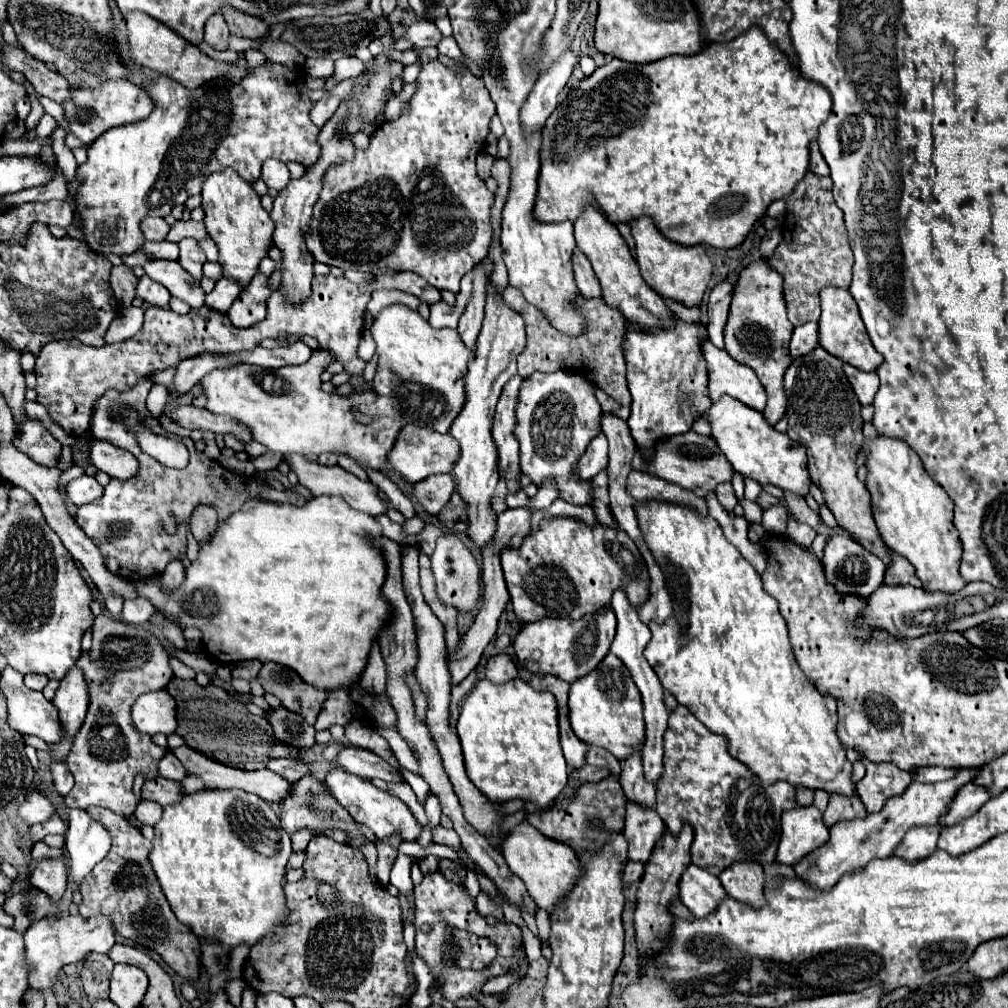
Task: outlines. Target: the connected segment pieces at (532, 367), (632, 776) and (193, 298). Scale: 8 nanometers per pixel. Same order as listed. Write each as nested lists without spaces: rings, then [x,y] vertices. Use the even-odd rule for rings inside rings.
[[[516,287],[504,289],[504,301],[518,311],[524,317],[526,323],[526,349],[518,355],[518,373],[522,377],[528,377],[532,371],[568,371],[576,373],[590,383],[594,383],[598,389],[602,389],[606,395],[610,395],[620,405],[630,405],[630,391],[626,385],[626,365],[624,365],[624,353],[622,353],[622,339],[626,333],[626,317],[620,313],[620,309],[612,309],[604,303],[604,299],[588,299],[582,293],[576,295],[574,307],[580,311],[580,315],[586,319],[586,329],[580,337],[566,337],[564,333],[556,331],[546,319],[546,315],[540,309],[534,309],[524,295]]]
[[[634,751],[628,759],[620,761],[622,773],[620,773],[620,785],[628,797],[628,801],[654,807],[656,805],[656,785],[648,783],[644,779],[642,771],[642,753]]]
[[[150,259],[142,265],[144,273],[156,281],[162,283],[170,295],[186,301],[190,307],[202,307],[204,305],[204,291],[202,287],[192,279],[188,271],[182,269],[178,261],[168,259]]]

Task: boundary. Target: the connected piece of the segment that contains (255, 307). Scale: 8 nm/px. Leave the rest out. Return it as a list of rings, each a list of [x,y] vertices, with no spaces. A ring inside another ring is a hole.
[[[258,273],[250,285],[238,295],[234,305],[228,309],[228,317],[234,327],[252,327],[266,317],[266,299],[270,297],[268,277]]]

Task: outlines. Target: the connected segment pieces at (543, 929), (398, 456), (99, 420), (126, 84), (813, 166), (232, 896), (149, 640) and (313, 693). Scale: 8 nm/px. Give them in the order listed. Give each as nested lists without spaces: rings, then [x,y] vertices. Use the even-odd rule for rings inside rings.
[[[540,908],[536,913],[536,923],[539,930],[540,938],[542,940],[542,944],[548,944],[548,937],[550,933],[549,914],[545,910]]]
[[[404,425],[400,429],[400,435],[398,435],[392,451],[388,453],[388,463],[406,483],[414,485],[430,475],[436,475],[436,473],[450,473],[458,455],[460,455],[460,445],[456,443],[456,439],[452,439],[450,433],[442,435],[428,427]]]
[[[142,377],[136,381],[136,385],[128,391],[116,391],[108,389],[94,405],[92,415],[92,431],[96,439],[110,441],[112,445],[130,451],[138,463],[140,469],[130,479],[110,479],[110,483],[104,487],[104,495],[96,499],[94,503],[80,505],[76,511],[76,525],[96,543],[96,547],[102,553],[104,563],[108,565],[108,571],[112,571],[118,577],[136,581],[146,579],[152,575],[160,575],[166,567],[166,563],[174,557],[182,557],[186,551],[186,529],[190,515],[196,505],[210,503],[218,511],[218,523],[222,523],[228,515],[238,511],[248,499],[264,499],[264,501],[276,501],[276,503],[290,503],[290,505],[304,505],[306,499],[294,491],[276,491],[262,483],[258,477],[242,477],[226,471],[218,461],[208,459],[204,451],[198,451],[194,447],[192,439],[182,439],[182,443],[190,451],[190,463],[186,469],[168,469],[160,465],[156,459],[146,455],[138,442],[134,439],[132,431],[126,427],[114,423],[110,419],[111,405],[128,405],[138,411],[140,417],[146,421],[146,425],[158,435],[165,435],[157,418],[147,416],[146,403],[110,403],[112,399],[146,399],[148,391],[152,387],[150,377]],[[144,463],[152,463],[148,469],[144,469]],[[164,517],[172,517],[176,521],[176,527],[180,525],[180,533],[166,533],[162,521]]]
[[[110,79],[100,83],[100,87],[72,87],[72,97],[62,103],[64,117],[70,125],[70,133],[74,133],[82,143],[90,145],[96,137],[116,125],[126,125],[132,121],[140,121],[150,115],[152,99],[144,95],[142,87],[130,83],[128,79]],[[80,89],[92,89],[94,97],[84,97]]]
[[[818,143],[810,145],[810,171],[814,175],[820,175],[820,177],[828,177],[830,175],[830,169],[828,169],[820,149],[818,149]]]
[[[202,789],[184,795],[180,803],[164,807],[164,815],[154,825],[154,831],[156,835],[150,853],[152,869],[174,915],[182,923],[190,925],[198,937],[220,939],[226,949],[240,943],[254,945],[256,939],[268,935],[274,925],[286,917],[288,909],[284,907],[282,875],[286,861],[292,855],[290,837],[280,827],[276,813],[258,795],[244,793],[240,789]]]
[[[98,615],[92,633],[92,649],[84,651],[76,663],[86,677],[90,705],[86,721],[66,759],[76,783],[64,797],[64,803],[78,809],[90,805],[106,807],[122,817],[130,817],[138,805],[132,795],[136,771],[142,771],[148,779],[152,775],[156,777],[158,761],[166,753],[166,749],[152,743],[150,735],[136,731],[130,719],[130,705],[142,693],[164,689],[172,679],[172,669],[168,665],[168,653],[158,637],[140,625],[126,625],[108,615]]]
[[[264,663],[258,679],[266,693],[276,695],[282,705],[294,713],[300,713],[310,725],[314,725],[322,703],[326,701],[326,691],[300,681],[292,669],[276,663]]]

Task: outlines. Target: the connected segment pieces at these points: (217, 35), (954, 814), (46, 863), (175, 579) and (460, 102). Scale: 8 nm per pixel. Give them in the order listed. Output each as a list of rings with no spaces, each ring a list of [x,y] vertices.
[[[216,15],[216,17],[208,19],[206,35],[204,35],[204,41],[208,45],[212,45],[218,51],[224,51],[226,45],[228,45],[228,35],[230,35],[230,31],[228,31],[228,25],[226,25],[222,15]]]
[[[966,783],[966,785],[956,793],[956,799],[952,801],[952,807],[950,807],[948,815],[944,815],[944,819],[940,821],[940,825],[960,823],[962,819],[974,815],[990,797],[992,797],[992,793],[990,793],[988,789],[978,787],[976,783]]]
[[[64,857],[40,859],[30,873],[30,883],[34,887],[40,887],[40,891],[50,895],[52,899],[60,899],[66,891],[66,883],[68,883],[66,859]]]
[[[178,559],[171,561],[165,571],[161,574],[160,586],[164,593],[168,595],[174,589],[178,588],[184,581],[185,568]]]
[[[438,59],[424,63],[408,111],[396,121],[384,121],[372,133],[368,149],[356,149],[354,159],[336,163],[326,171],[324,187],[310,219],[312,231],[304,235],[316,261],[368,275],[414,271],[432,287],[458,293],[462,275],[472,271],[472,267],[488,255],[492,243],[490,207],[494,195],[476,175],[476,157],[486,149],[488,123],[496,115],[496,107],[484,81],[462,61],[456,61],[456,67],[458,71],[452,71]]]

